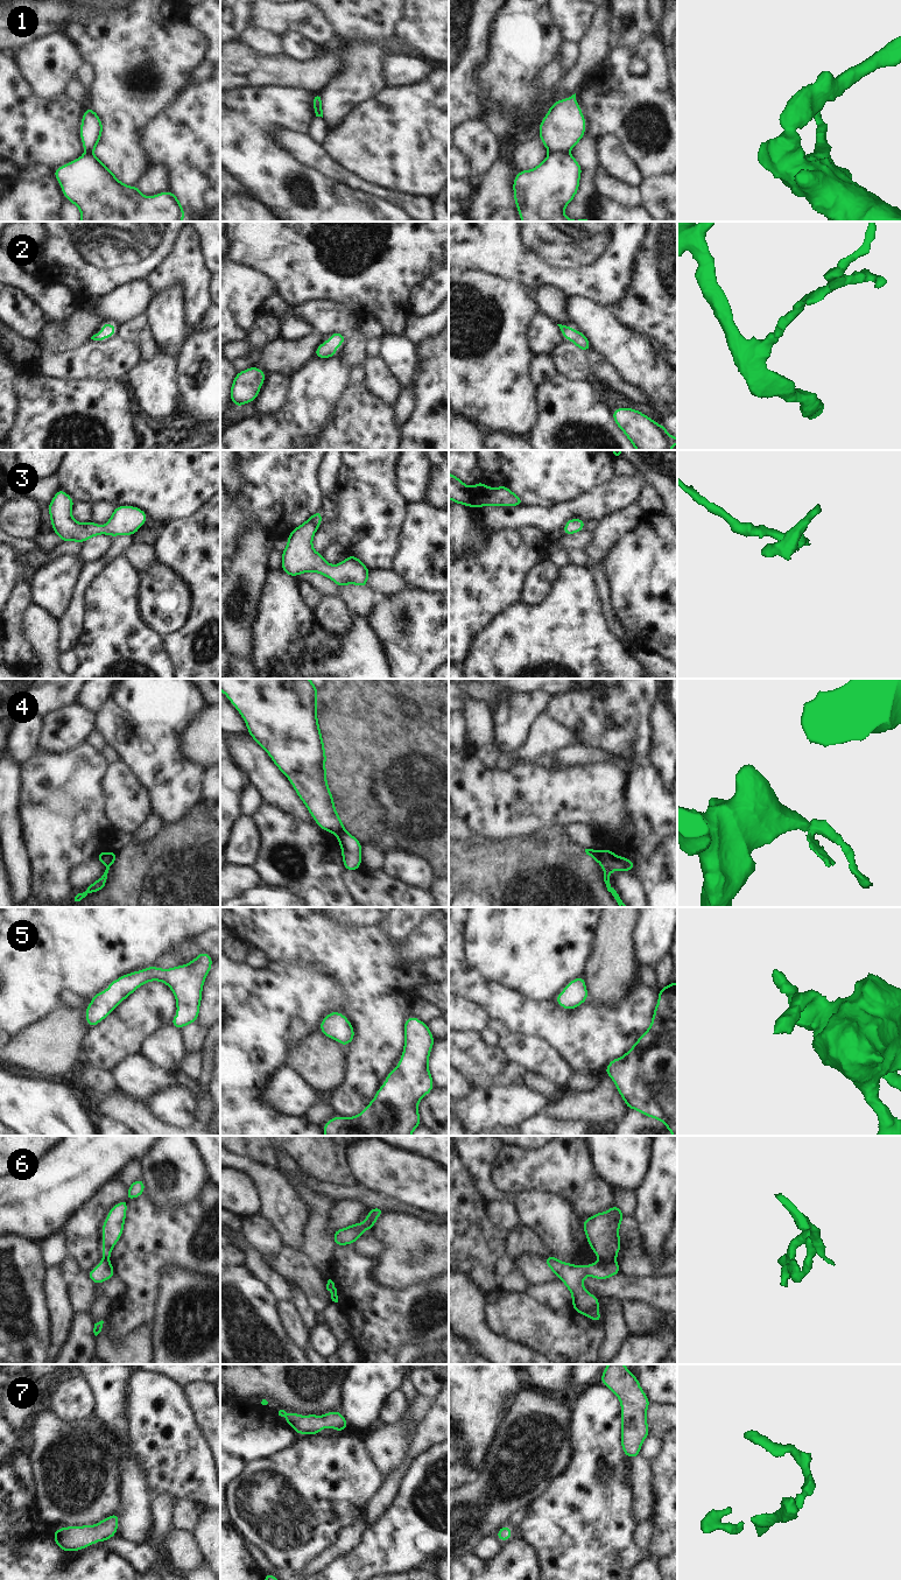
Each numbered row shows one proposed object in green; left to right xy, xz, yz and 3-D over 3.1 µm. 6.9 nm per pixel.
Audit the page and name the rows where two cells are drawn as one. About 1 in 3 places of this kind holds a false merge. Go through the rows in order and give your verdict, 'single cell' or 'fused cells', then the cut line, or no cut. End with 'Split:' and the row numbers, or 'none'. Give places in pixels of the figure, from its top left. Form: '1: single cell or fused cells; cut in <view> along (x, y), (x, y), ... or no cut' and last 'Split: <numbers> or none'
1: fused cells; cut in yz along (549, 152), (563, 152), (567, 154)
2: single cell; no cut
3: single cell; no cut
4: fused cells; cut in xy along (113, 851), (113, 859), (106, 866)
5: single cell; no cut
6: fused cells; cut in yz along (602, 1258), (614, 1261)
7: single cell; no cut
Split: 1, 4, 6

